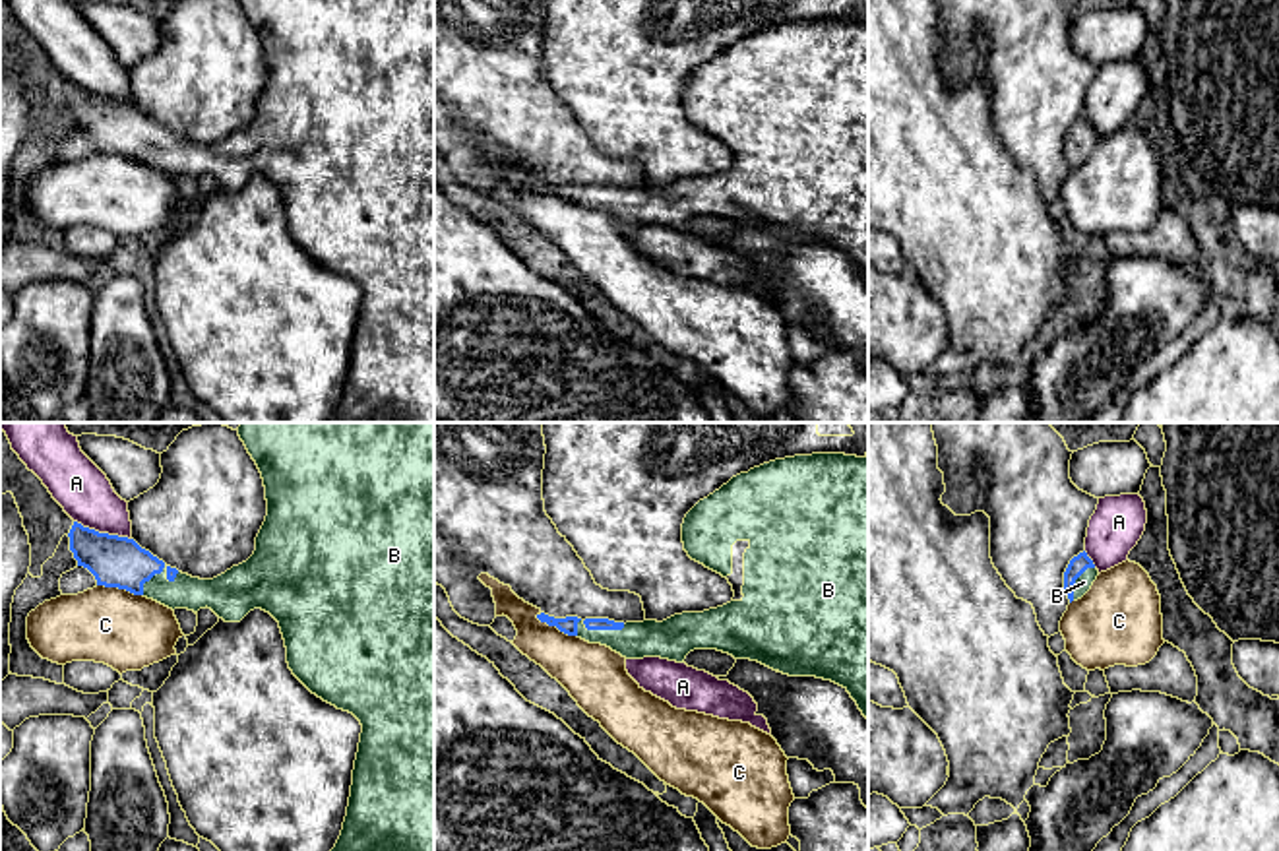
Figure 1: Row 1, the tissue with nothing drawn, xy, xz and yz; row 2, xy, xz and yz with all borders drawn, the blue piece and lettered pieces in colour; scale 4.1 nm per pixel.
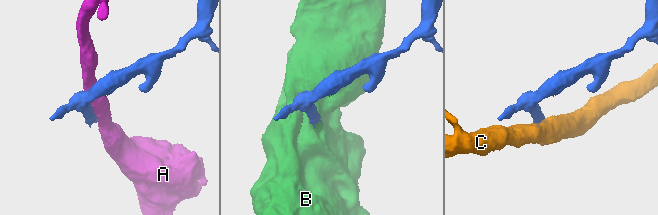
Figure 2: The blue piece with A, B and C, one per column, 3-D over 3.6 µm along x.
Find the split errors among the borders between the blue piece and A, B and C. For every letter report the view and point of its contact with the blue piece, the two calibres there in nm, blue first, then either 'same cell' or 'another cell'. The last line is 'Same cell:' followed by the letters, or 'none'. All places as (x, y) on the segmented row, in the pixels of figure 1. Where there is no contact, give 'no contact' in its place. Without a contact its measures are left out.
A: contact xy (103, 534); calibres 220 and 220 nm; another cell
B: contact xy (157, 572); calibres 220 and 140 nm; same cell
C: contact xz (557, 627); calibres 70 and 240 nm; another cell
Same cell: B

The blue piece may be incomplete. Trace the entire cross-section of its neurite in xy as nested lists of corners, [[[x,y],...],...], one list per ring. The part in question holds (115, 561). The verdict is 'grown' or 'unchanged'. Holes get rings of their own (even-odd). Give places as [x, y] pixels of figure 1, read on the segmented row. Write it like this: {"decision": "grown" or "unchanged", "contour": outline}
{"decision": "grown", "contour": [[[240,423],[238,436],[244,442],[248,454],[252,456],[252,459],[256,461],[262,473],[264,487],[265,487],[265,500],[267,500],[267,516],[256,537],[256,551],[246,562],[233,566],[231,570],[227,570],[225,574],[213,580],[200,580],[200,578],[182,574],[176,568],[167,566],[163,560],[153,556],[149,551],[141,549],[134,539],[99,533],[95,529],[83,527],[78,521],[74,521],[68,533],[70,551],[74,552],[78,566],[87,568],[95,576],[97,585],[126,589],[134,595],[143,595],[147,599],[153,599],[172,611],[188,609],[188,611],[198,613],[200,609],[207,607],[225,622],[240,622],[254,609],[262,609],[269,613],[279,622],[279,628],[285,640],[285,647],[287,647],[287,663],[293,675],[312,694],[335,706],[337,709],[353,713],[362,725],[359,752],[357,752],[355,770],[353,770],[353,785],[351,785],[347,816],[343,822],[341,835],[331,851],[434,851],[434,423]]]}

